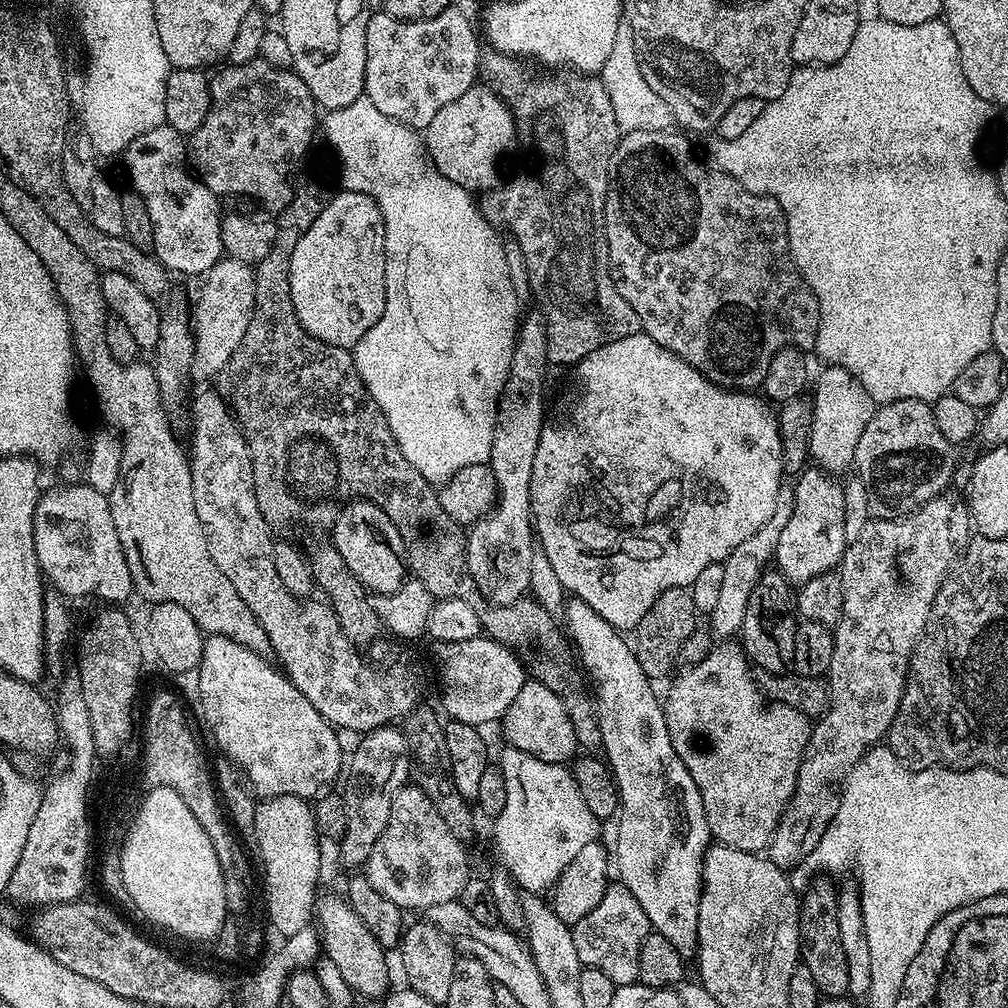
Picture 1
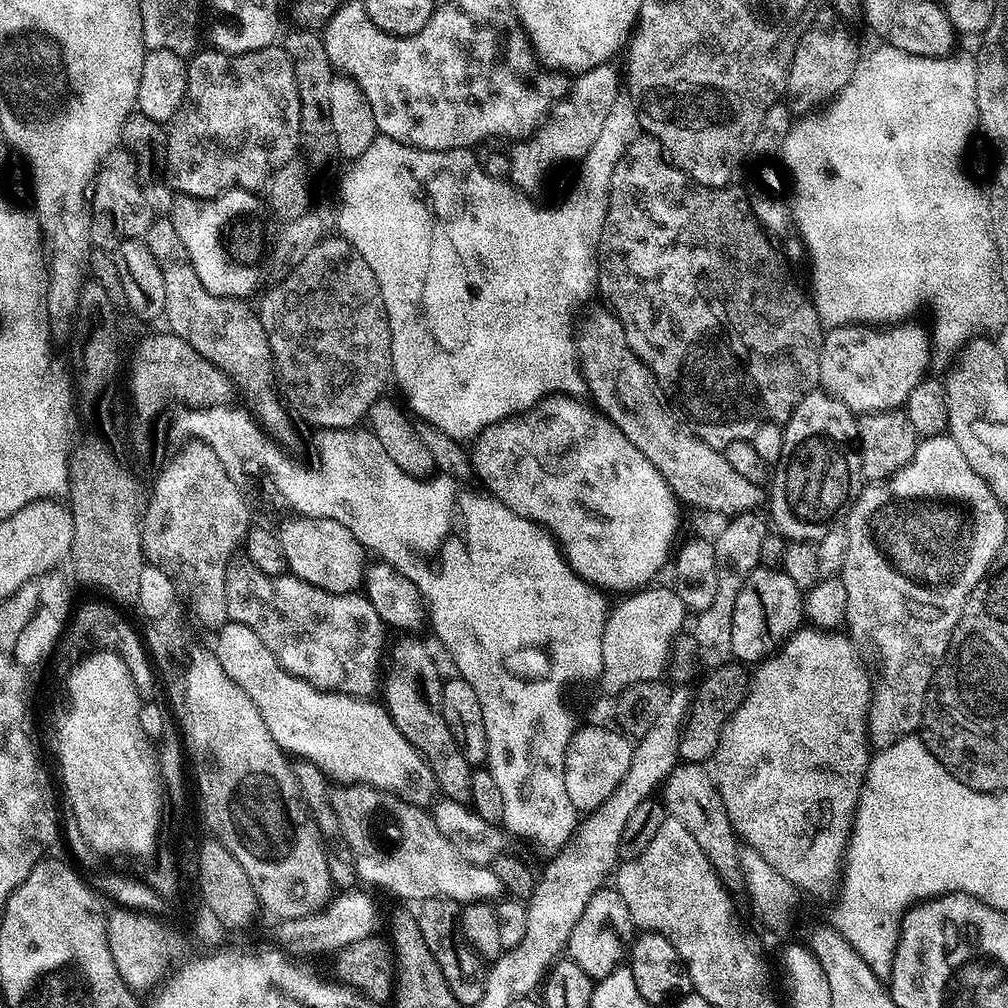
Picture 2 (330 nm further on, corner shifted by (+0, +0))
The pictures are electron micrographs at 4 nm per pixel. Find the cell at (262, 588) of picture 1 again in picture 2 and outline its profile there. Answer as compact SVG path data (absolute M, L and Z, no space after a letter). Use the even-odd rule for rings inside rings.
M248 566L245 567L245 572L236 572L237 570L229 571L228 573L228 581L226 582L226 610L228 611L228 619L233 624L241 624L242 626L250 626L250 630L254 630L254 634L258 634L258 638L262 638L263 644L266 645L266 650L270 650L270 654L274 654L274 658L278 658L278 662L284 669L286 669L290 674L294 674L298 678L302 678L305 682L307 682L310 686L314 686L315 688L321 688L324 692L341 692L342 694L346 694L347 696L354 696L357 698L368 698L373 695L372 691L377 691L378 685L382 680L382 655L386 646L386 640L384 644L384 632L386 633L386 625L380 621L378 618L378 614L374 610L374 606L370 606L368 600L361 594L359 591L355 592L327 592L326 590L322 590L321 588L314 588L309 584L302 582L301 580L297 580L295 578L273 578L271 576L264 576L261 572L257 571L256 568Z

